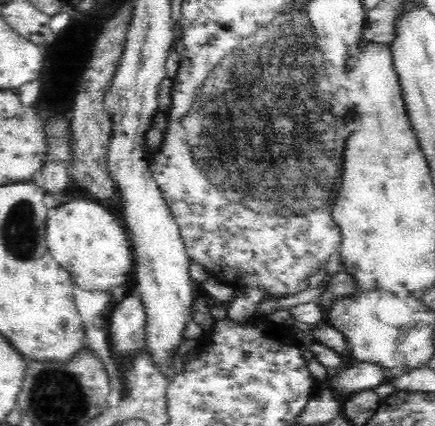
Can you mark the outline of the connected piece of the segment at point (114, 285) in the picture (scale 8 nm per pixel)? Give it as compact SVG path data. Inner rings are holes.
M70 198L62 206L49 209L45 234L49 252L70 273L76 285L89 291L117 292L115 301L118 300L132 274L131 241L104 203L96 204L96 200L88 198Z

